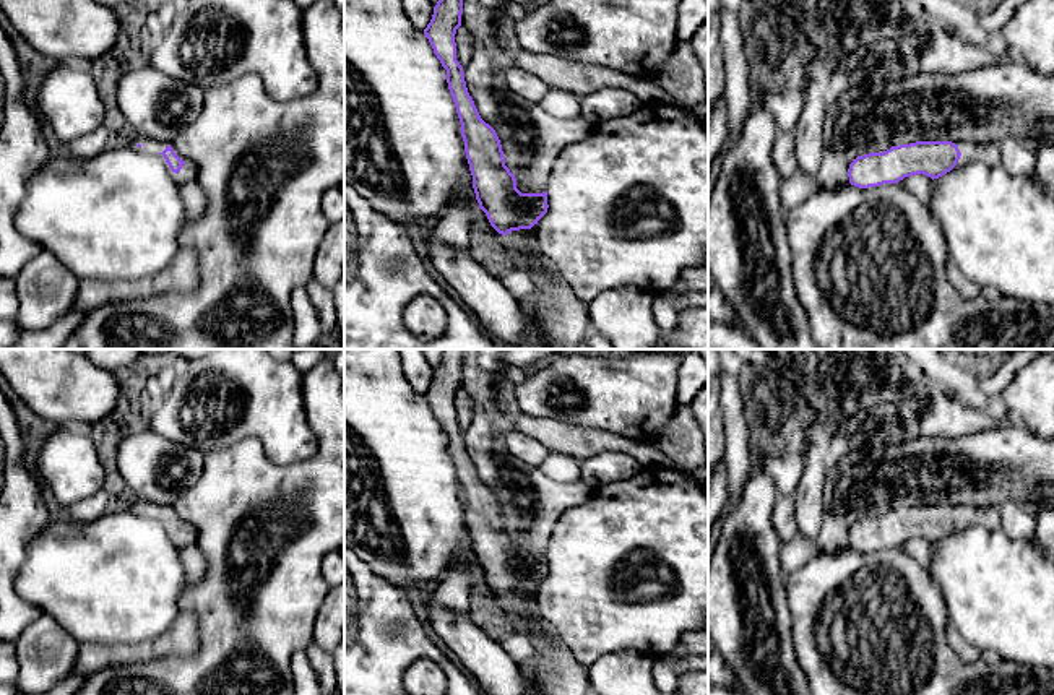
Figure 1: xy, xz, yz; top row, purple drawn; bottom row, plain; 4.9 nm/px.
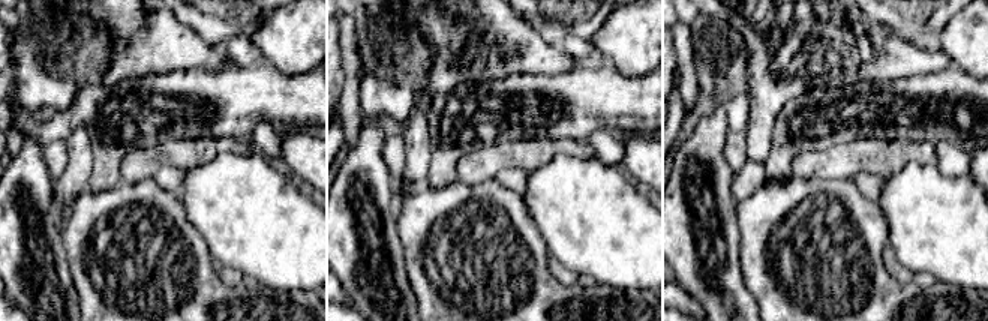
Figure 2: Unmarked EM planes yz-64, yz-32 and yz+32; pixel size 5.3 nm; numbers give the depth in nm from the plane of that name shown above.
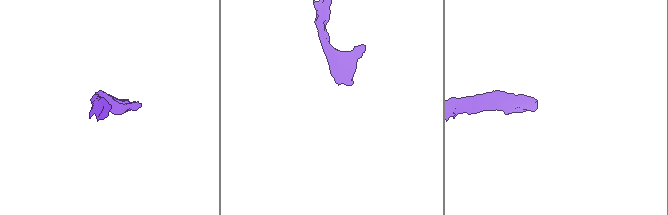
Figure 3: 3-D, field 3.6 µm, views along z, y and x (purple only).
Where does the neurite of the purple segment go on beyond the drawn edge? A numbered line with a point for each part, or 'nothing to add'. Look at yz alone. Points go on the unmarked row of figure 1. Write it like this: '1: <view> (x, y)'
1: yz (989, 518)

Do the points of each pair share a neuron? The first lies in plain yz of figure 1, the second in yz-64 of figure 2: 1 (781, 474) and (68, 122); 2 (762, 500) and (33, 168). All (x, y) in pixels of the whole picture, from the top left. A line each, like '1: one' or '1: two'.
1: two
2: one

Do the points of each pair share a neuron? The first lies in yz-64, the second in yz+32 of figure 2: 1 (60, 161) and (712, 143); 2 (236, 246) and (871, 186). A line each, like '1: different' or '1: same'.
1: different
2: different

